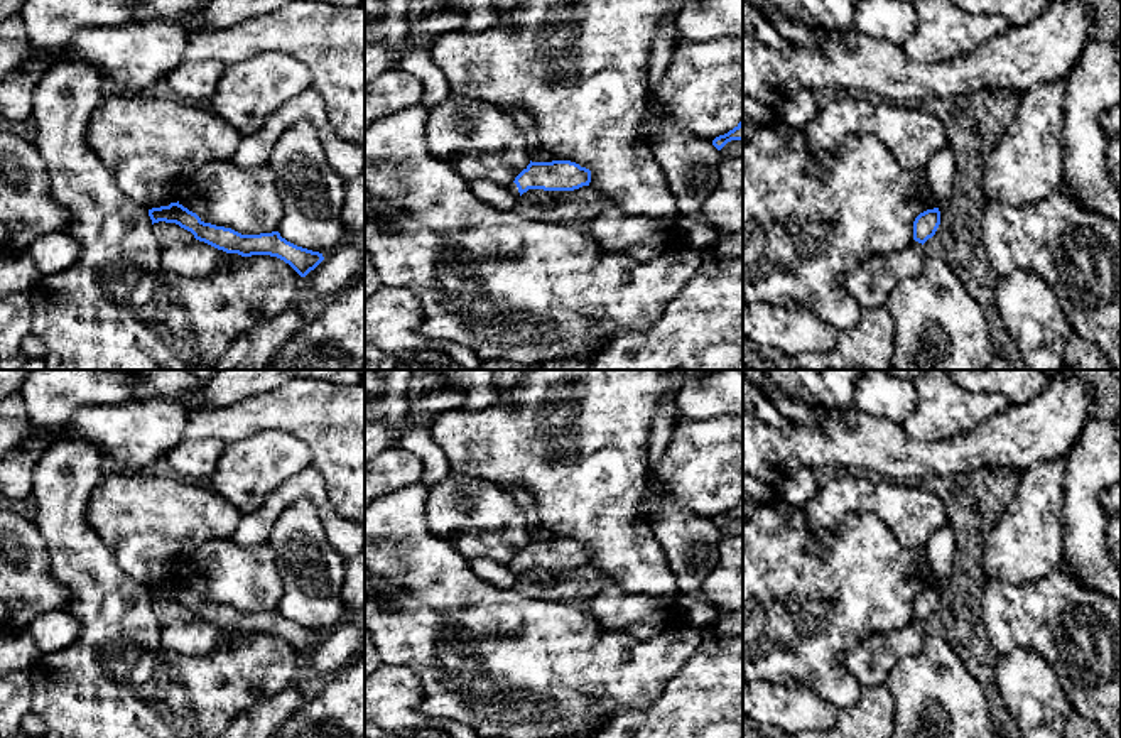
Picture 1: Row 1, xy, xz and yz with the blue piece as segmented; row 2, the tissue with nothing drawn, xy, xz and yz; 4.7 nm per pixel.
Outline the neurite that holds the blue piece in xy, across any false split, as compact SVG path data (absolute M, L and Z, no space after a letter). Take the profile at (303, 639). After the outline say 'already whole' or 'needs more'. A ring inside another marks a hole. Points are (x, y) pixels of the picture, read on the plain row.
M179 579L169 584L149 588L154 601L176 601L191 610L196 618L204 620L226 632L241 635L270 633L289 642L301 655L306 655L322 638L322 632L297 625L280 615L279 610L260 613L241 613L231 606L204 601L196 591L184 586Z; already whole

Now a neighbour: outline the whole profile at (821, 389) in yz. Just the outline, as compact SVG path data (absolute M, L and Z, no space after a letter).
M763 370L777 395L812 409L854 409L854 385L863 370Z

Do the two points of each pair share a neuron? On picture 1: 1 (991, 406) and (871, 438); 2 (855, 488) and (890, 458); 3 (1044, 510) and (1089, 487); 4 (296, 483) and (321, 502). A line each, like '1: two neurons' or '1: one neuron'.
1: two neurons
2: two neurons
3: two neurons
4: one neuron

